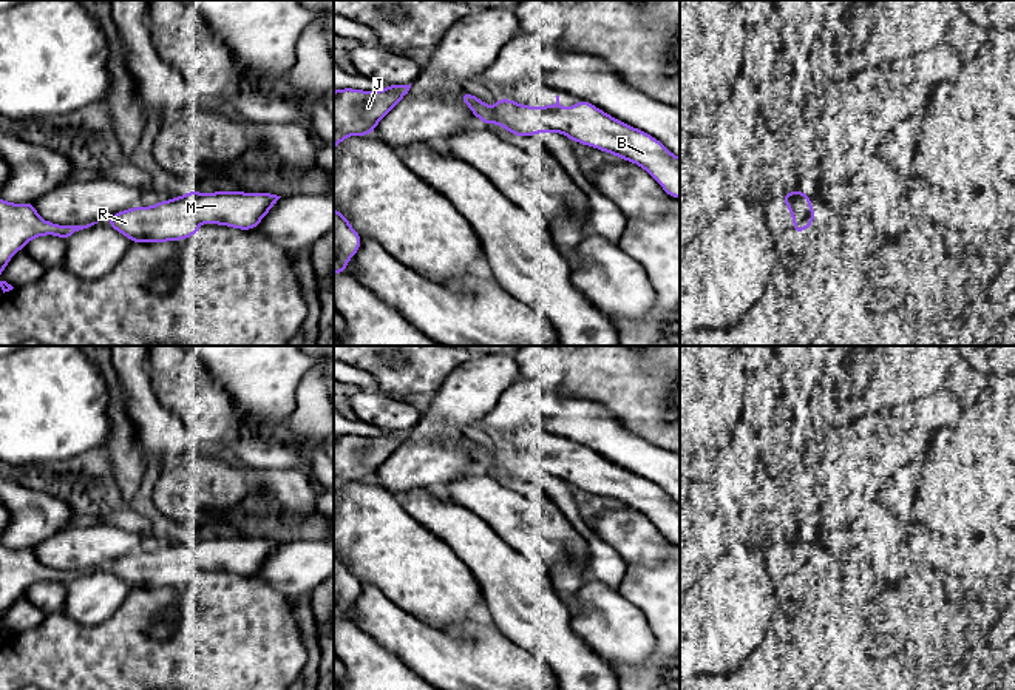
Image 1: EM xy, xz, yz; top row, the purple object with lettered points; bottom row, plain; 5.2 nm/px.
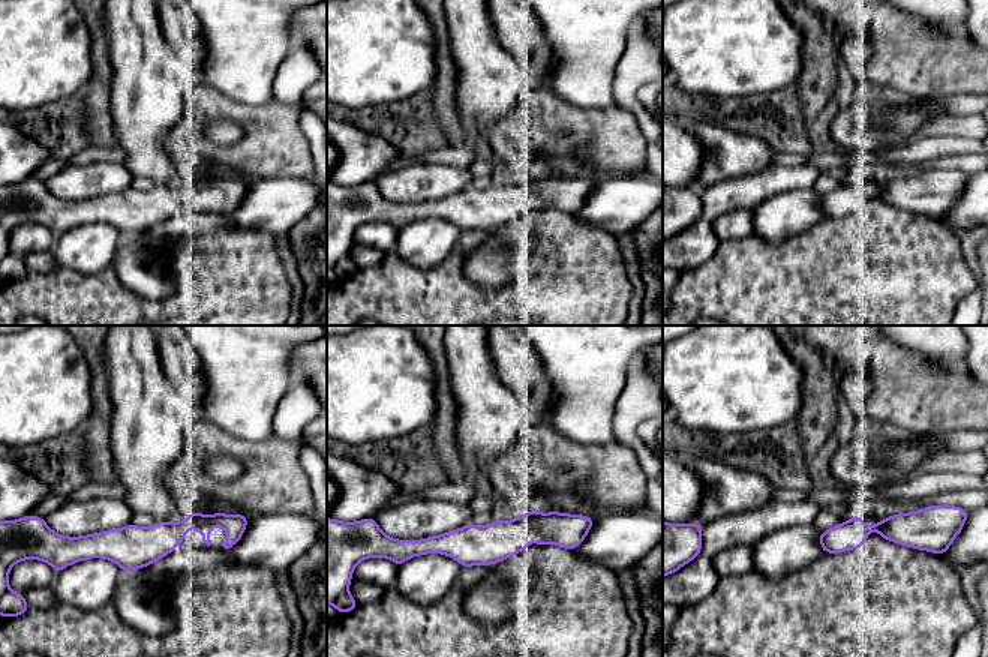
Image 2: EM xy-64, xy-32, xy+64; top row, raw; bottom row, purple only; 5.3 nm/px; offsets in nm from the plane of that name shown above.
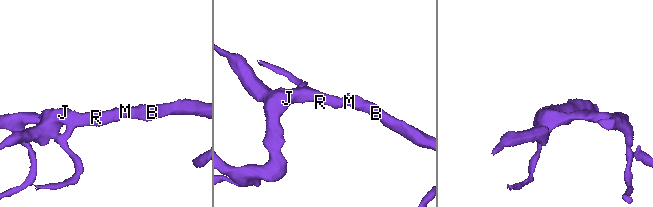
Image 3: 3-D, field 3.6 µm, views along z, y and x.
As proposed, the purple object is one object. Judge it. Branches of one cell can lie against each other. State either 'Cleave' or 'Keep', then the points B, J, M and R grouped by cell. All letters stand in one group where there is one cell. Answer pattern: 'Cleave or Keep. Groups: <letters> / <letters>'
Keep. Groups: B J M R

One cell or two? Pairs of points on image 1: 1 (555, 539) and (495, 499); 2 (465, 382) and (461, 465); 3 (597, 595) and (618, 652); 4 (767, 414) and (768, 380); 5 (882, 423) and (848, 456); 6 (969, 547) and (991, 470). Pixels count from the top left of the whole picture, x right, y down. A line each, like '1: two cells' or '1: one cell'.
1: one cell
2: one cell
3: one cell
4: one cell
5: one cell
6: two cells

